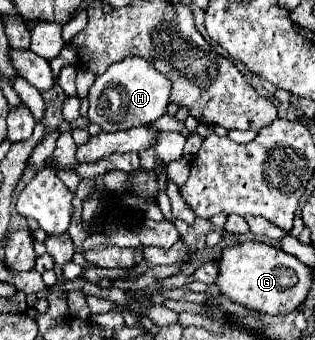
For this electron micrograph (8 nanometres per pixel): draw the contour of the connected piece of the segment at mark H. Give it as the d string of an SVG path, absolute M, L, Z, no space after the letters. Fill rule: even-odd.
M128 57L116 65L110 65L106 73L96 77L88 91L88 119L98 123L106 133L154 123L166 113L166 107L170 105L170 89L170 81L160 71L156 71L152 63L140 57Z

